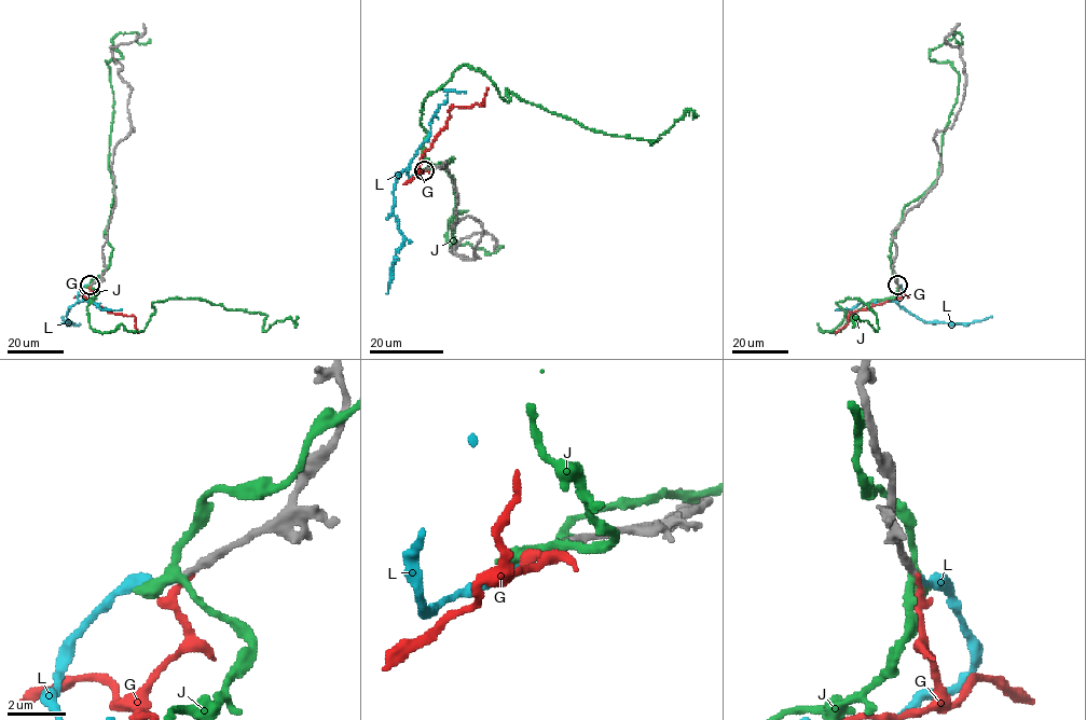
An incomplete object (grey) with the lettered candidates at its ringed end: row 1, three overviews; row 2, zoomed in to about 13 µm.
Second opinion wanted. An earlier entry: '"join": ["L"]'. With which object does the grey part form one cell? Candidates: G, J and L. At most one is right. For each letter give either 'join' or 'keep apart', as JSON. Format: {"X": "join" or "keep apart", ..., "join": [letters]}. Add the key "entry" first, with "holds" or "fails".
{"entry": "holds", "G": "keep apart", "J": "keep apart", "L": "join", "join": ["L"]}

